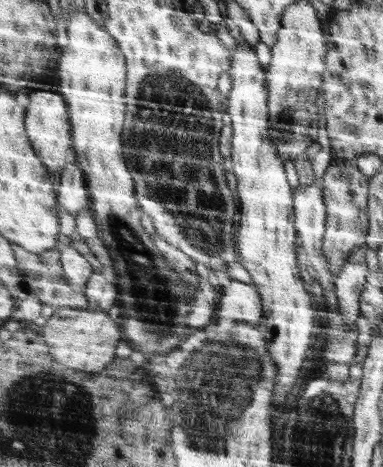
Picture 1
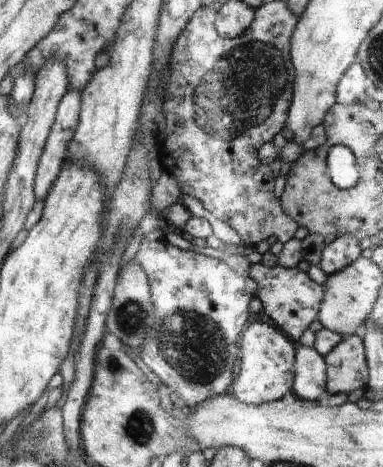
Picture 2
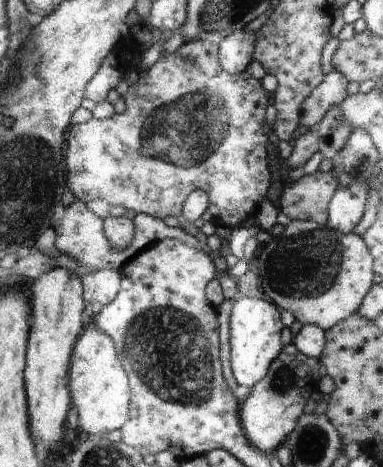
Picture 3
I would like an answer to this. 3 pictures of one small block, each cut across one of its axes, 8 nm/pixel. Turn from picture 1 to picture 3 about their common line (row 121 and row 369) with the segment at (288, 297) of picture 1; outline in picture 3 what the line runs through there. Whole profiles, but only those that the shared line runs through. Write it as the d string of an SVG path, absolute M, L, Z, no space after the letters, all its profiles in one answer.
M237 296L233 300L233 310L229 314L229 344L231 344L231 370L235 384L247 384L255 388L261 380L265 380L265 376L269 376L273 362L285 350L281 330L283 330L281 312L279 306L275 306L275 302L247 296Z

